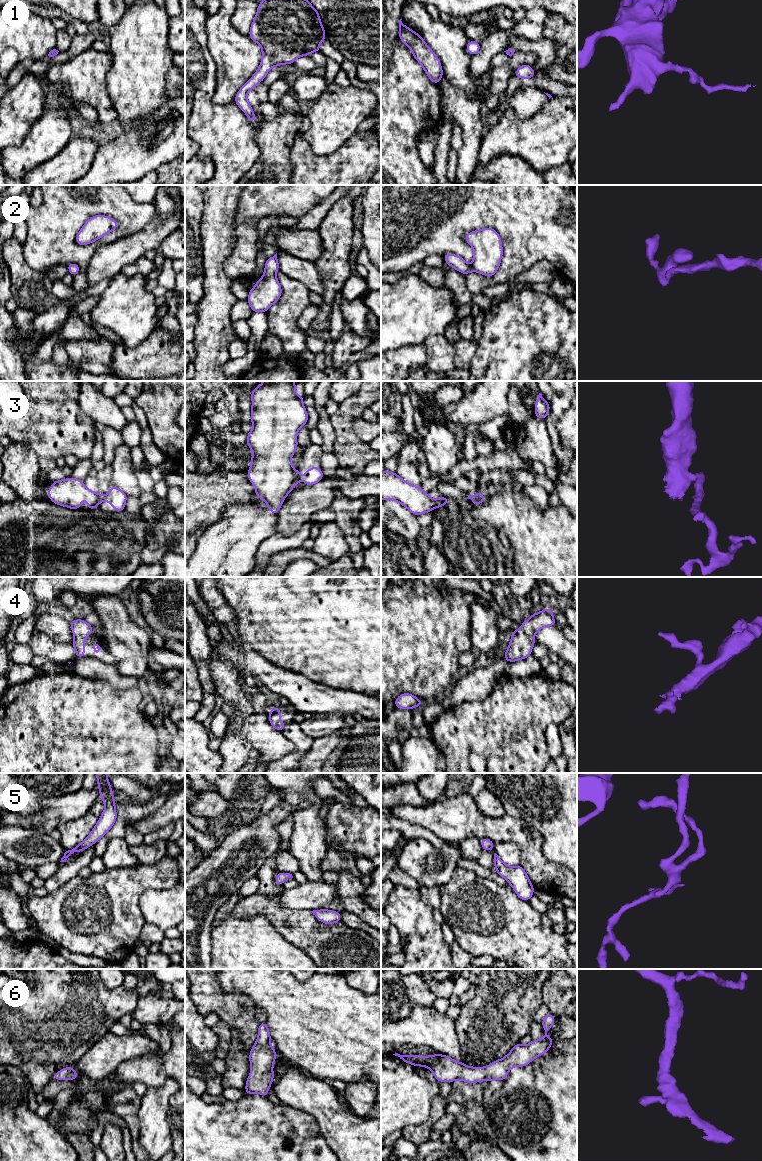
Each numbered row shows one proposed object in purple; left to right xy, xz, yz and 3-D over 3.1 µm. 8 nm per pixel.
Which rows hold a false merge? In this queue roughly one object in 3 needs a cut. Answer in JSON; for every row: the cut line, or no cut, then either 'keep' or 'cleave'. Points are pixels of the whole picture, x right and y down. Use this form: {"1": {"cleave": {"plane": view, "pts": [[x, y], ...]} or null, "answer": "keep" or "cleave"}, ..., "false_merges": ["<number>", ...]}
{"1": {"cleave": null, "answer": "keep"}, "2": {"cleave": null, "answer": "keep"}, "3": {"cleave": {"plane": "xz", "pts": [[295, 472], [297, 482]]}, "answer": "cleave"}, "4": {"cleave": null, "answer": "keep"}, "5": {"cleave": null, "answer": "keep"}, "6": {"cleave": null, "answer": "keep"}, "false_merges": ["3"]}

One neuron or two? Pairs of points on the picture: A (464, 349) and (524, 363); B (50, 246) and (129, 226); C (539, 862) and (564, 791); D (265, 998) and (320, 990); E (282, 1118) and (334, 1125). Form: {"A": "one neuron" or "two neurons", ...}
{"A": "two neurons", "B": "one neuron", "C": "two neurons", "D": "one neuron", "E": "two neurons"}

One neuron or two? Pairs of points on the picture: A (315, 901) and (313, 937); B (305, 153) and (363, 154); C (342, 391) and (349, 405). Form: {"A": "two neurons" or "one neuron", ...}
{"A": "two neurons", "B": "one neuron", "C": "two neurons"}

